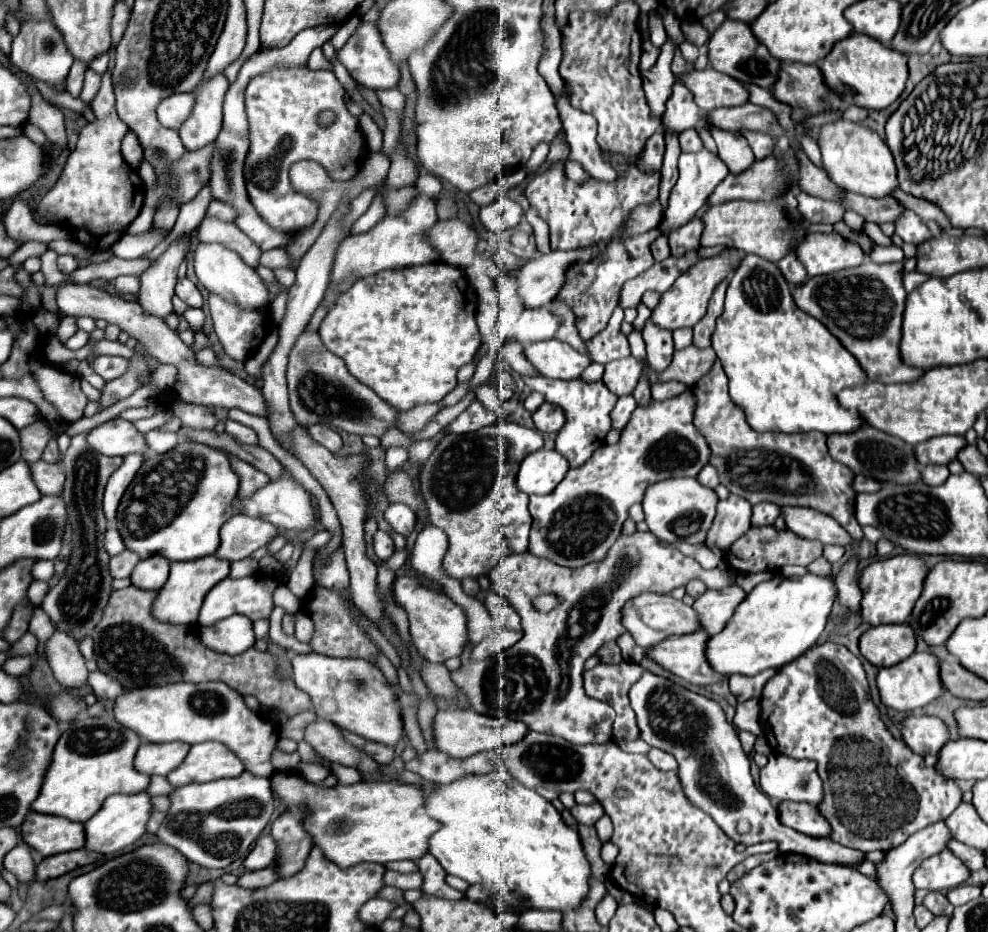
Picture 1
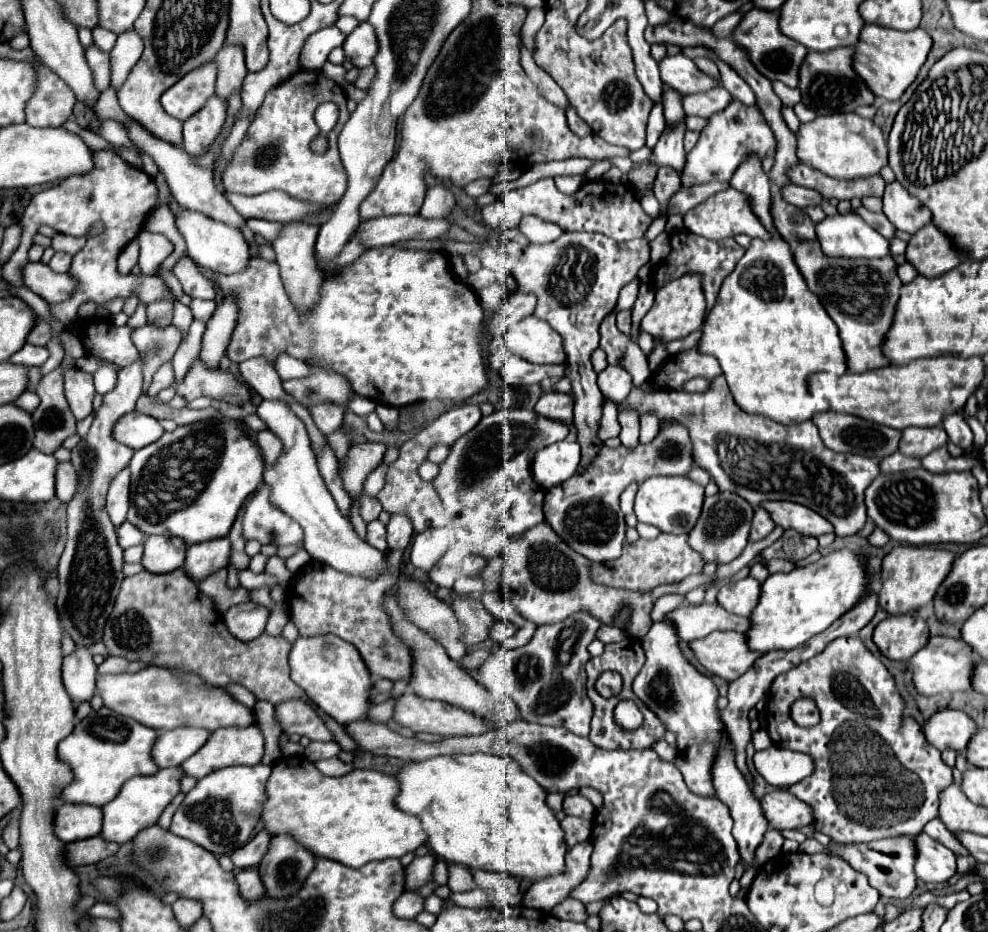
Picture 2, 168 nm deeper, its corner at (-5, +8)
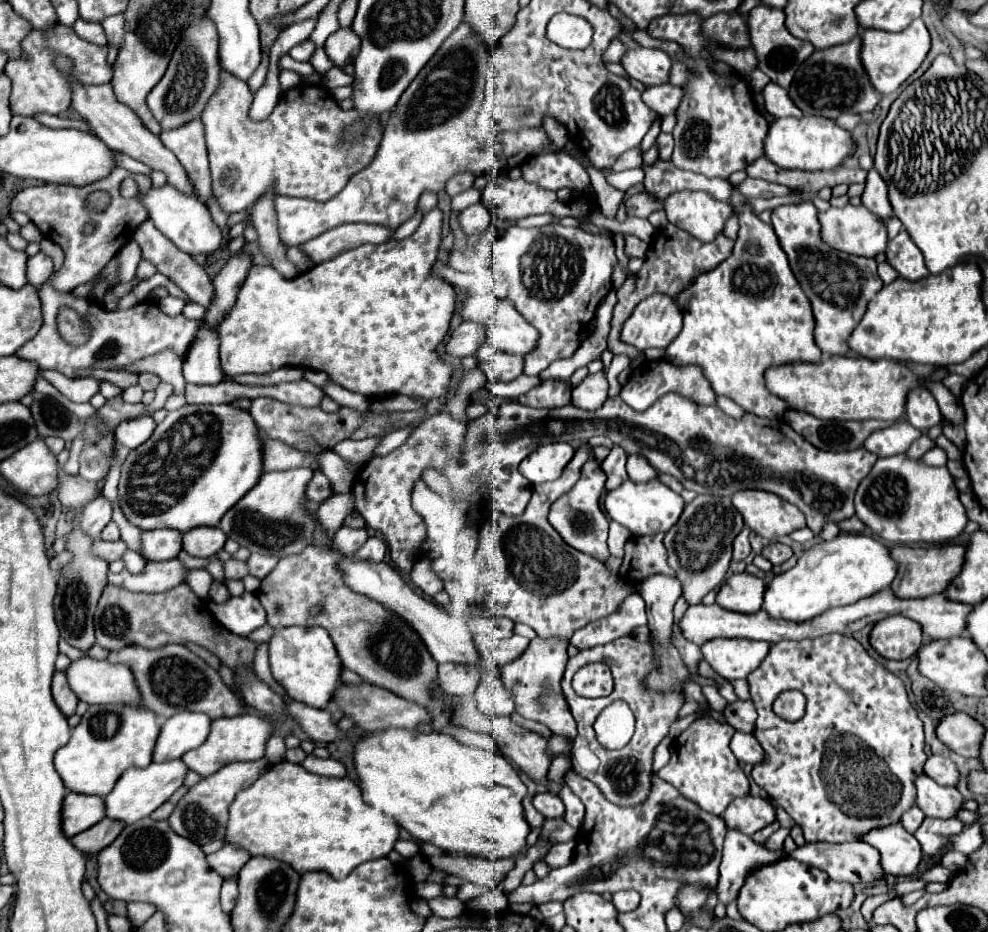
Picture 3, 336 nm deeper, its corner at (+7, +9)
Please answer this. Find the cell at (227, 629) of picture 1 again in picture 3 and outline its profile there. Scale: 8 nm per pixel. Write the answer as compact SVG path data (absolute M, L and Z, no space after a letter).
M253 593L231 597L225 603L207 603L213 617L235 635L249 635L251 631L265 625L265 609Z

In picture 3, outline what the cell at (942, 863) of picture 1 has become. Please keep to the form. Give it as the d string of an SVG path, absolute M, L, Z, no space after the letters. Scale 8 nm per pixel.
M901 823L899 825L889 825L887 829L873 829L873 833L863 835L861 841L865 841L865 839L867 839L867 843L871 843L873 847L879 849L883 869L887 869L887 873L891 873L895 877L911 877L911 875L917 873L919 865L923 863L923 851L921 851L919 841L911 833L907 833Z

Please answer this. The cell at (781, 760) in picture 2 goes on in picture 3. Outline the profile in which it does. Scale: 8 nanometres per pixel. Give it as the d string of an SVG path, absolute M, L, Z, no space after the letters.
M735 733L731 739L731 751L737 757L739 763L749 763L749 765L757 765L765 761L765 753L761 749L761 745L755 741L753 735L747 733Z

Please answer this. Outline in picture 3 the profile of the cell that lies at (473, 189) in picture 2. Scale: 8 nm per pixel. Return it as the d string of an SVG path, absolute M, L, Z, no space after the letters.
M459 173L455 177L451 177L451 181L447 181L447 193L453 197L461 191L467 191L469 187L473 187L473 181L475 181L475 175L471 173Z

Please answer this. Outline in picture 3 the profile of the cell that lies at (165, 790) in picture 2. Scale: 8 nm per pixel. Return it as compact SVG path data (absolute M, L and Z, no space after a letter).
M183 761L151 763L147 769L127 769L115 783L113 791L105 797L105 817L121 821L125 825L131 825L143 817L149 817L183 785L185 773L187 773L187 767L183 765Z

